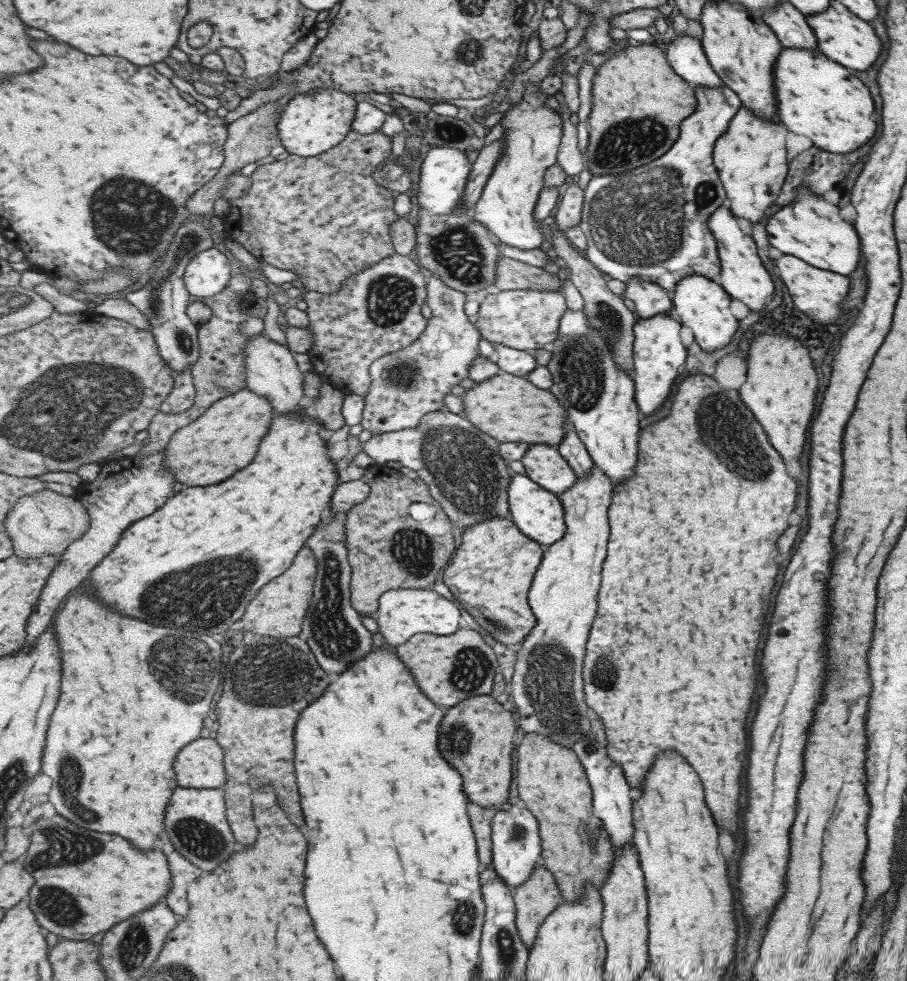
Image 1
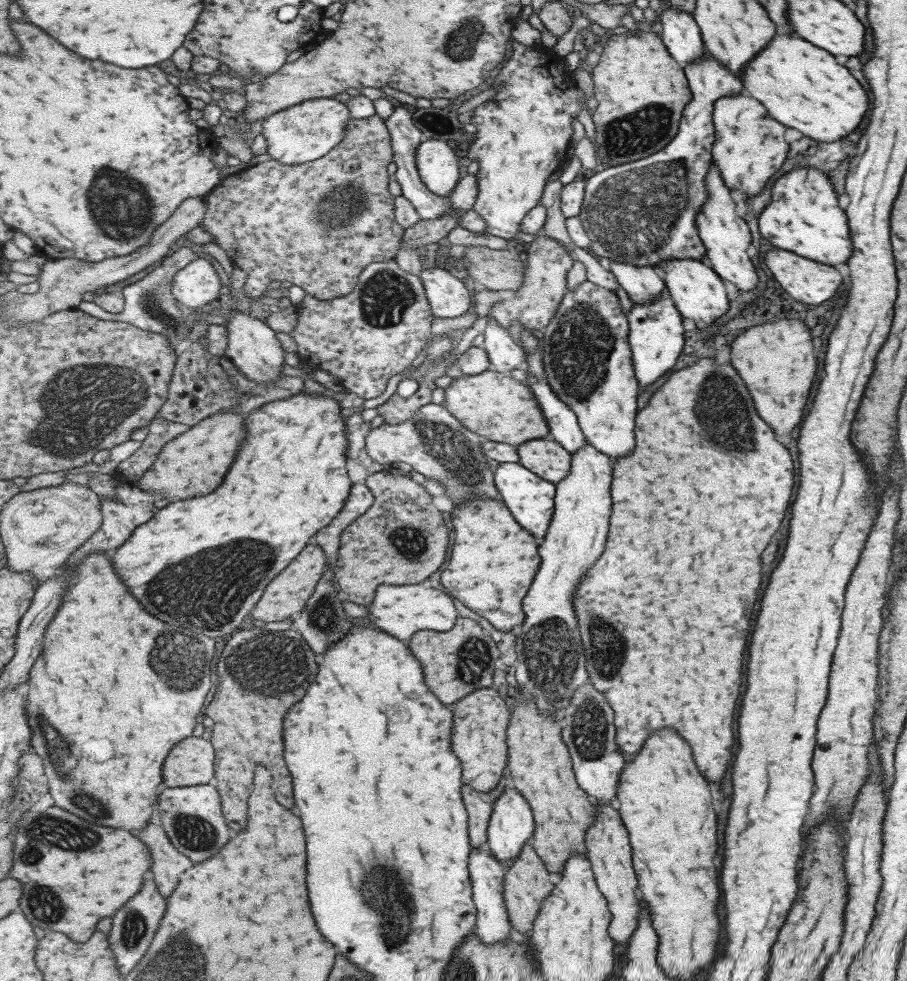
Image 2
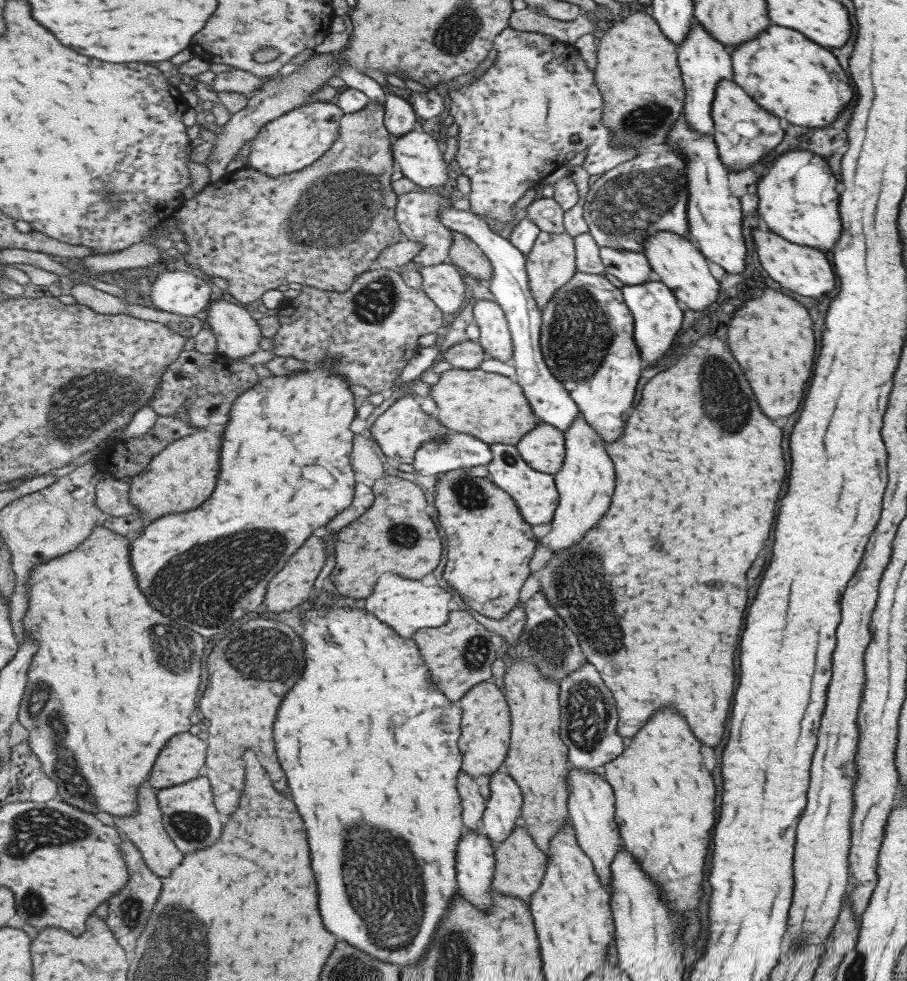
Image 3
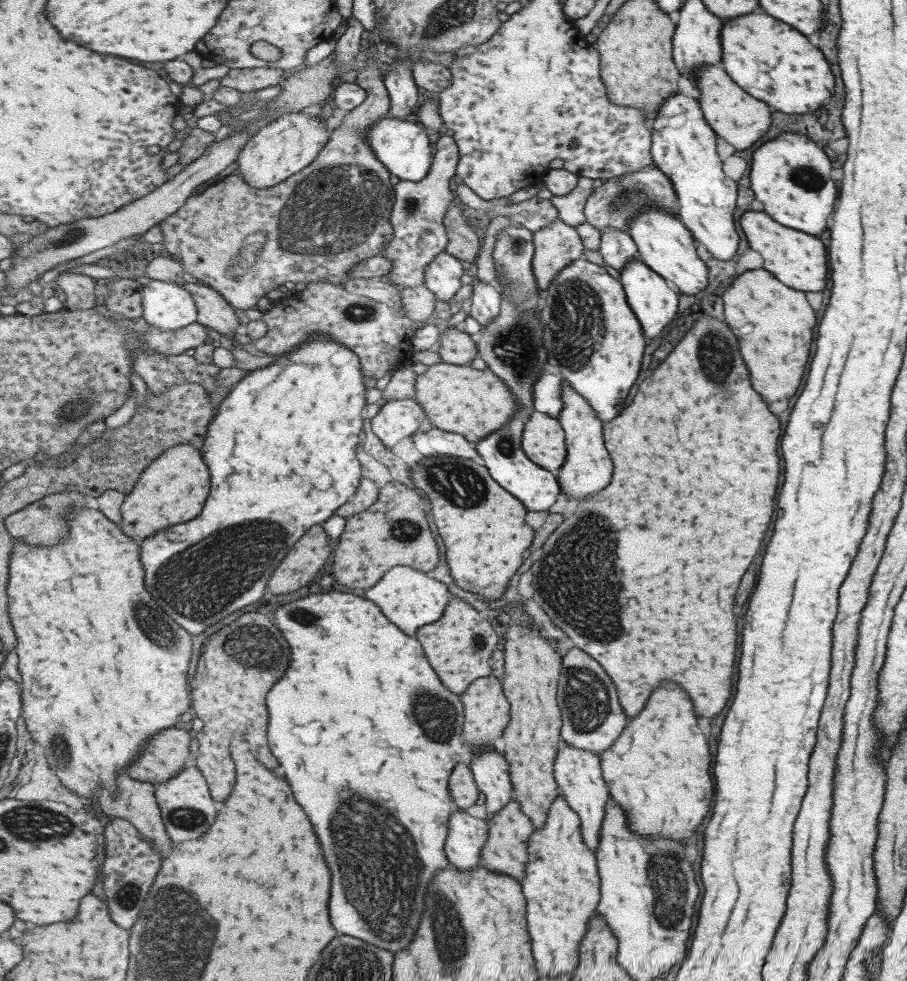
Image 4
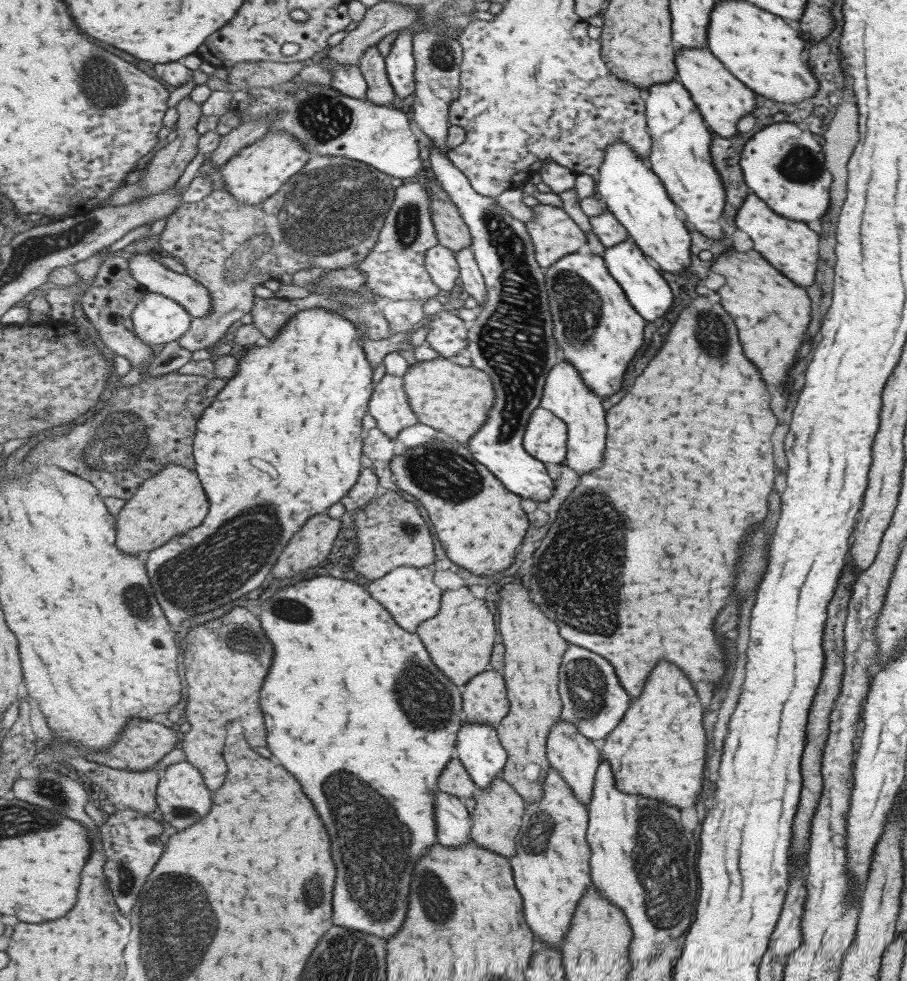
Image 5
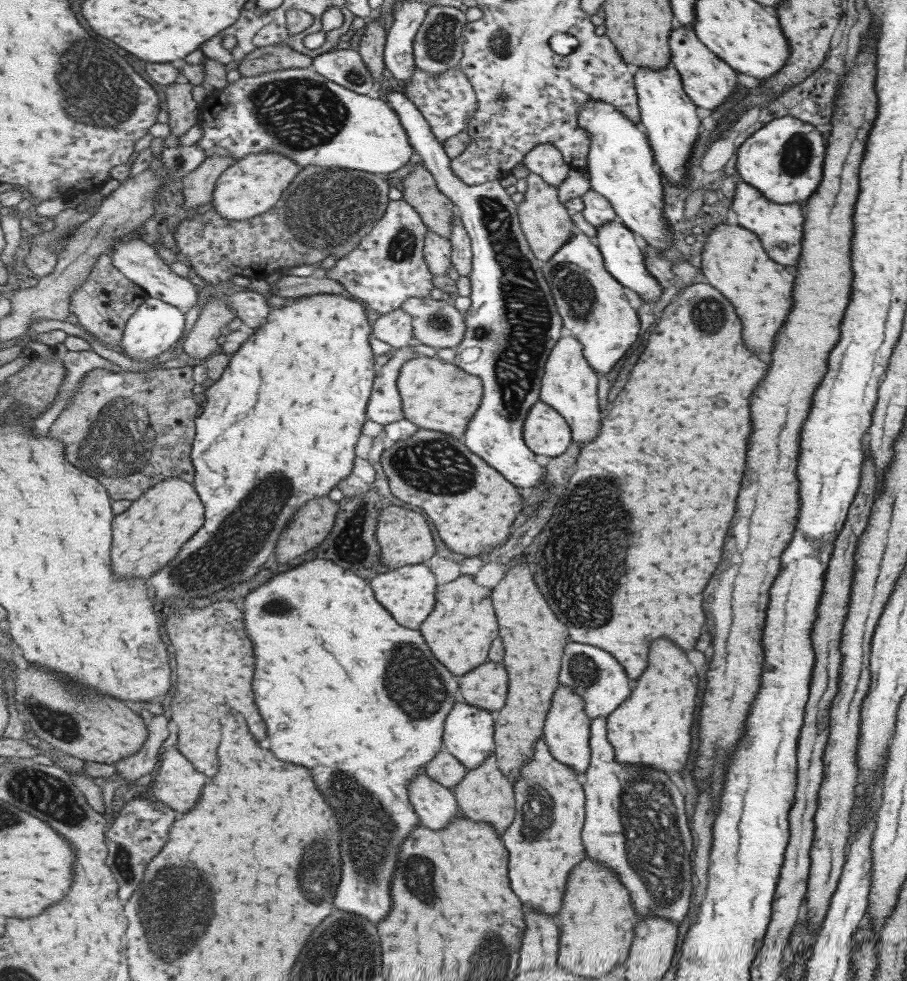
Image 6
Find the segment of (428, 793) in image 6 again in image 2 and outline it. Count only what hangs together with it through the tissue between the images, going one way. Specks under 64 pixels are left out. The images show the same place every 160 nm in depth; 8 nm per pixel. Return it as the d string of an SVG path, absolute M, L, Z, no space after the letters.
M486 847L481 849L473 848L470 854L470 877L474 885L474 903L478 908L476 933L483 940L483 944L487 944L487 946L503 944L503 941L506 941L505 938L507 938L509 930L511 930L511 926L509 926L510 920L507 920L508 912L503 897L505 890L503 872L505 870L499 866L499 862Z

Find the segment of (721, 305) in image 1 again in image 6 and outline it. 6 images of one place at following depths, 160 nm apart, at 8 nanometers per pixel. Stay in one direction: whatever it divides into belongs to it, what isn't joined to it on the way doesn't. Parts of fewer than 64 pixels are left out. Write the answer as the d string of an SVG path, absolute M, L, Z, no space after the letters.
M603 101L583 103L577 112L578 125L588 132L590 140L584 170L588 174L588 185L593 192L601 194L612 207L617 220L632 233L637 233L646 244L659 250L662 255L673 254L673 243L669 242L669 228L663 220L663 190L657 166L654 162L653 151L650 149L646 134L640 124L624 117L612 104Z

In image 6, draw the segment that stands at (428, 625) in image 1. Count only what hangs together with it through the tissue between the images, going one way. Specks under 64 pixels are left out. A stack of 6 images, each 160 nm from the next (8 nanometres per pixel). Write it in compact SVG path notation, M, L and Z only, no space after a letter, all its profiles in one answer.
M413 564L413 566L404 566L389 572L387 574L379 574L373 582L375 594L378 601L385 606L391 608L391 614L399 620L399 624L405 624L409 628L419 630L419 624L423 624L429 618L437 604L435 594L437 594L437 576L427 564Z

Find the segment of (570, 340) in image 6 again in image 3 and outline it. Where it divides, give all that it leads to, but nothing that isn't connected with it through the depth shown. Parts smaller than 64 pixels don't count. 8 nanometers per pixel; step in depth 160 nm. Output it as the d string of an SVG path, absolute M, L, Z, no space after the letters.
M577 413L564 432L564 461L561 470L555 475L555 484L559 491L559 504L555 508L551 531L540 539L540 543L549 546L551 552L564 551L594 527L593 522L603 516L609 506L611 490L613 490L613 464L605 454L605 442L585 421L583 415Z

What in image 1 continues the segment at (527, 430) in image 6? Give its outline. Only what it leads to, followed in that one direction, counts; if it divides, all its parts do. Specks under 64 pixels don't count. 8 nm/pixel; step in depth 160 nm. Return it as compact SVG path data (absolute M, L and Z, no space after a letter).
M537 443L528 446L521 457L524 475L557 496L576 481L576 476L555 446Z

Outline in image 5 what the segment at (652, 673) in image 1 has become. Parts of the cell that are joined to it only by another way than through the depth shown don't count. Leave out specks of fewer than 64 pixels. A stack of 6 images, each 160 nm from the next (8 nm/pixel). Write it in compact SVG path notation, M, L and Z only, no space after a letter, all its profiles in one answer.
M699 295L687 301L685 306L683 306L677 314L677 318L675 318L673 326L669 328L667 338L663 340L661 348L659 348L657 354L647 362L645 370L635 378L635 382L633 382L631 390L627 392L627 396L629 396L629 398L621 398L613 408L607 410L607 414L604 414L605 424L607 424L607 440L605 440L605 450L603 450L605 456L603 456L601 466L599 466L595 472L591 472L591 474L585 473L584 475L578 476L578 483L571 489L569 496L559 505L555 520L550 524L548 531L543 535L539 546L531 550L531 560L533 560L533 570L535 570L535 572L529 574L529 576L531 576L531 578L529 578L529 592L531 592L530 596L533 596L534 603L539 604L539 610L541 610L549 620L554 620L555 624L558 625L558 633L563 637L563 640L566 640L571 645L586 648L588 651L591 650L594 654L599 654L599 656L603 656L605 660L611 662L611 666L615 668L615 674L617 674L619 682L623 684L621 688L623 688L629 696L635 698L635 696L641 692L641 684L645 682L649 670L655 666L655 658L663 658L663 660L673 662L675 666L679 666L679 668L683 670L683 674L685 674L691 682L695 682L695 680L719 682L719 680L721 680L723 670L725 670L725 650L723 650L723 646L719 646L719 644L715 642L715 636L713 636L713 632L711 632L711 626L713 626L713 618L717 616L717 612L723 608L723 604L725 604L727 598L729 598L729 592L731 592L731 586L733 586L733 576L735 576L735 574L733 574L733 566L737 564L739 544L743 542L745 532L747 532L753 524L759 524L759 522L765 518L765 514L767 514L767 496L769 496L769 492L773 490L773 480L775 480L776 477L769 438L771 438L771 432L775 430L778 420L771 410L769 410L769 394L767 394L767 388L765 388L765 384L763 384L757 368L741 354L741 346L739 346L739 342L737 342L737 330L735 330L735 326L733 326L733 320L725 314L725 310L723 310L717 302L711 302L710 298Z

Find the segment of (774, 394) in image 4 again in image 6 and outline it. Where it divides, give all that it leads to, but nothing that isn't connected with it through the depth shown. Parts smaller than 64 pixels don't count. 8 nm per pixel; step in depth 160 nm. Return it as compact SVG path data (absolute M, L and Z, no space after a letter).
M719 224L706 236L702 246L700 271L715 290L719 290L735 308L741 320L741 338L751 352L769 354L773 336L786 323L792 305L793 273L767 257L760 240L739 226Z

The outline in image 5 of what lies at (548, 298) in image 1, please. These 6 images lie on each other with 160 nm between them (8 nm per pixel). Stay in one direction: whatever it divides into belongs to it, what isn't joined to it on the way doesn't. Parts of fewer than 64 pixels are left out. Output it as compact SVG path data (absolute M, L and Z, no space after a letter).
M538 203L531 211L535 215L525 226L533 241L534 260L542 270L577 252L586 242L584 233L560 208Z

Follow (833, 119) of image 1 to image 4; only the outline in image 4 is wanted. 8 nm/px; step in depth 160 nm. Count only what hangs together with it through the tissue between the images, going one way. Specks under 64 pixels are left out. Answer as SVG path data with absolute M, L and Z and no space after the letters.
M757 12L722 21L718 36L720 64L729 78L753 98L785 115L802 115L821 108L821 102L833 94L834 80L823 53L789 26Z

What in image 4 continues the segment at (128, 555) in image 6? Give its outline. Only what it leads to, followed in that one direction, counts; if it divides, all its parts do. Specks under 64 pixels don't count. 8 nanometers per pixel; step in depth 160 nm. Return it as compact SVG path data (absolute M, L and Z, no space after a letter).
M178 444L164 452L152 462L150 467L147 467L147 471L143 472L142 478L134 485L131 494L126 495L122 504L123 520L119 524L122 531L127 536L139 536L144 540L170 526L197 518L203 512L205 502L211 494L211 474L209 472L211 470L207 466L205 456L202 455L202 449L195 448L194 444Z

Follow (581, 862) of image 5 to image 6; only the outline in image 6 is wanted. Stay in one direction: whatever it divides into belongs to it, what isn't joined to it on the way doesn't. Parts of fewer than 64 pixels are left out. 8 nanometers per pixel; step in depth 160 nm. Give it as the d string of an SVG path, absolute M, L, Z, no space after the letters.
M543 736L534 745L533 759L521 765L521 775L511 781L514 800L519 800L519 816L501 839L509 853L511 888L527 906L545 914L555 914L570 870L585 856L580 832L584 821L584 790L580 776L555 760Z

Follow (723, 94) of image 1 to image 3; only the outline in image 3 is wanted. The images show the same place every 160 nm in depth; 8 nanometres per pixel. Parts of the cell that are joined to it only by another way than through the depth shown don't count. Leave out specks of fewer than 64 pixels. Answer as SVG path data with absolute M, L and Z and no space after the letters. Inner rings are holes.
M693 20L686 37L676 46L676 63L684 86L682 114L692 131L700 135L711 135L713 121L710 117L710 104L717 83L732 80L730 53L718 40L715 40L700 24ZM661 143L651 145L647 149L621 164L616 164L598 177L587 189L583 198L583 220L592 239L601 247L611 247L623 252L639 252L643 254L642 242L657 232L671 232L689 239L687 223L687 189L682 154Z

